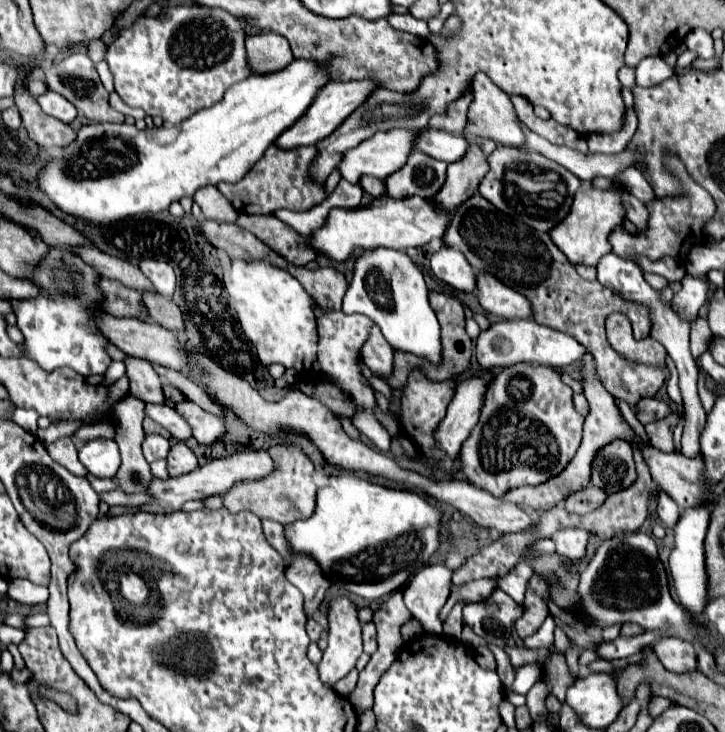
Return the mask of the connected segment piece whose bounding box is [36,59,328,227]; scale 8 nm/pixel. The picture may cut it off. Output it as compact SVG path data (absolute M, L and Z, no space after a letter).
M296 59L284 71L270 75L250 75L248 79L232 85L224 99L204 111L194 113L182 123L174 125L178 137L170 145L156 145L148 141L144 131L138 131L136 125L128 123L86 123L78 129L78 135L72 143L62 147L62 157L50 157L38 171L38 187L52 199L52 203L66 215L74 215L92 225L112 225L132 215L142 213L160 213L170 207L172 201L180 197L192 197L200 187L216 185L220 181L236 183L248 169L262 157L266 147L276 141L276 137L288 129L298 117L308 109L316 91L328 81L324 67Z

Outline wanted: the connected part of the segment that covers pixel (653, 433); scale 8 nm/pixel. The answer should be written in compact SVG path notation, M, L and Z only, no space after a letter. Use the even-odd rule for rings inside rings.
M672 411L666 419L658 419L646 425L646 433L650 437L650 443L664 451L664 453L672 453L675 451L674 441L672 440L672 431L680 421L680 413Z

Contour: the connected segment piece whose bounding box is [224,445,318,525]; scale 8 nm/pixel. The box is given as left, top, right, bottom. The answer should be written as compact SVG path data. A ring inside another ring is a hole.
M272 445L268 449L272 459L276 461L276 469L272 475L264 479L254 479L252 483L236 483L232 491L224 493L224 507L230 513L238 511L252 511L260 519L272 519L278 523L292 523L296 519L308 519L314 511L316 501L316 483L312 481L314 465L310 459L294 445Z

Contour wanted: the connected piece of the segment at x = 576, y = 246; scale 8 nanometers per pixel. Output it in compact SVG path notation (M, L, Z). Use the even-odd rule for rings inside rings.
M584 187L576 193L574 203L570 207L570 213L566 219L560 221L560 225L552 227L548 235L556 243L556 247L568 257L572 265L592 265L596 267L598 261L610 253L610 243L608 243L608 233L616 227L622 225L624 221L624 207L620 201L620 195L616 191L604 193L596 187Z

